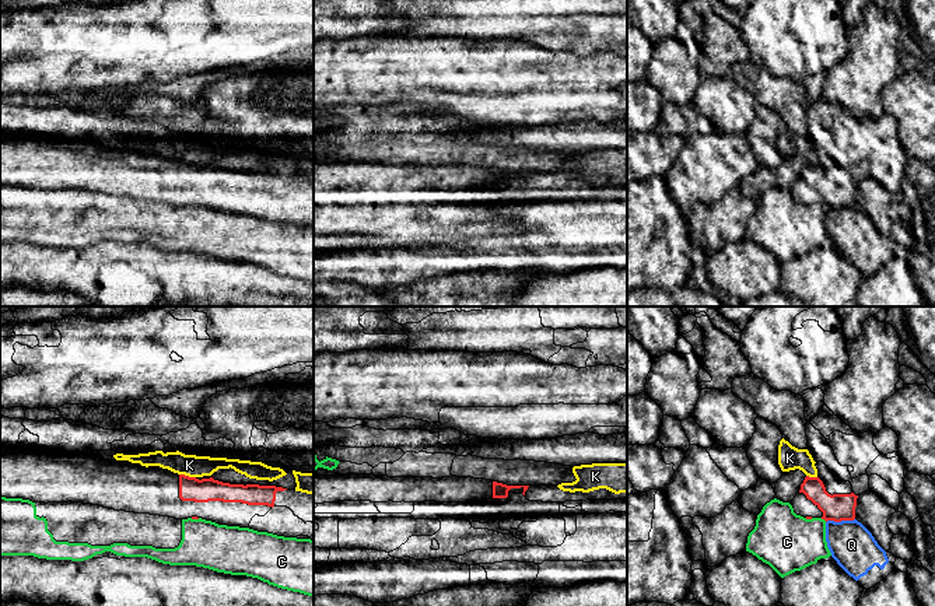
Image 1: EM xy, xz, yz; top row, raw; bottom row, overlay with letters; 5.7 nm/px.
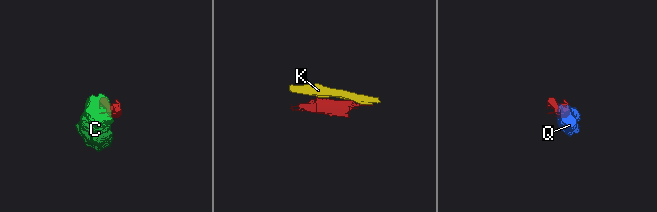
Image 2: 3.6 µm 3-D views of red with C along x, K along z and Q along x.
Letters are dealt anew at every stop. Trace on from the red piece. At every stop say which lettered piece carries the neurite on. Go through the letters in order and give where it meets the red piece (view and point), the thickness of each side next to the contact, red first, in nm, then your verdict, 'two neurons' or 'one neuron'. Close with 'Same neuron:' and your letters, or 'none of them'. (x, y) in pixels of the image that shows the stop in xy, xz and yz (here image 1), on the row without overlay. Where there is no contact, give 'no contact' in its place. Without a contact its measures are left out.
C: contact yz (823, 205); calibres 160 and 340 nm; two neurons
K: contact xy (188, 163); calibres 140 and 130 nm; two neurons
Q: contact yz (840, 207); calibres 160 and 260 nm; two neurons
Same neuron: none of them

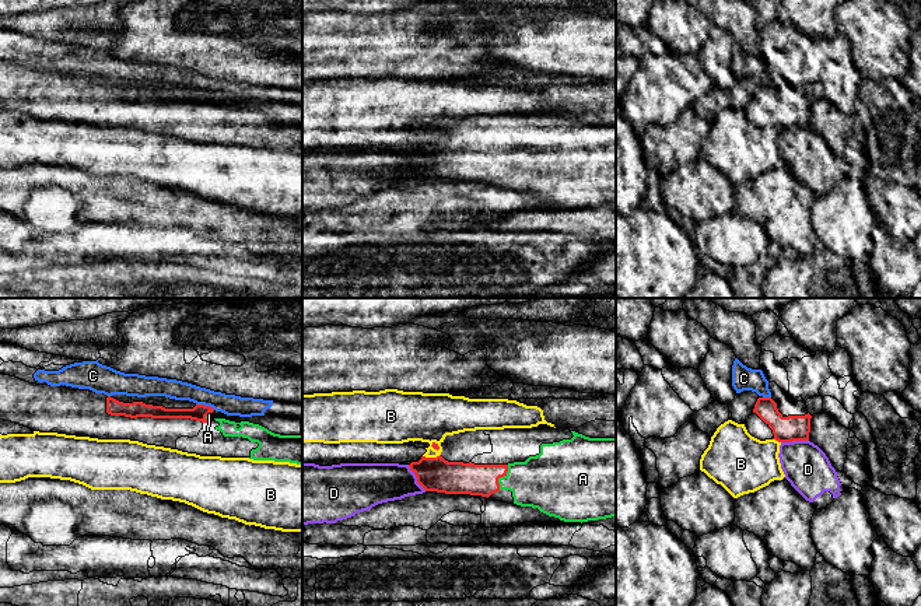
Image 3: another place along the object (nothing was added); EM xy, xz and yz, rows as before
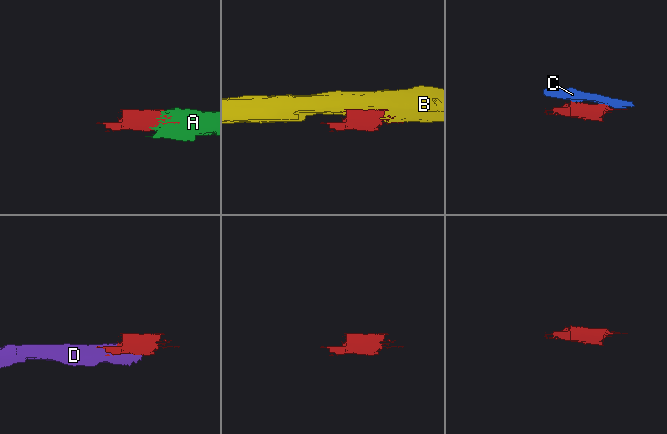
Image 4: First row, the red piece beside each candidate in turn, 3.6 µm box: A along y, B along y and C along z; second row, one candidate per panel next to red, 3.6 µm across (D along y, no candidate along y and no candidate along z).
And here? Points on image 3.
A: contact xz (501, 163); calibres 190 and 320 nm; one neuron
B: contact xz (431, 144); calibres 190 and 280 nm; two neurons
C: contact xy (206, 93); calibres 90 and 120 nm; two neurons
D: contact xz (416, 163); calibres 190 and 240 nm; two neurons
Same neuron: A

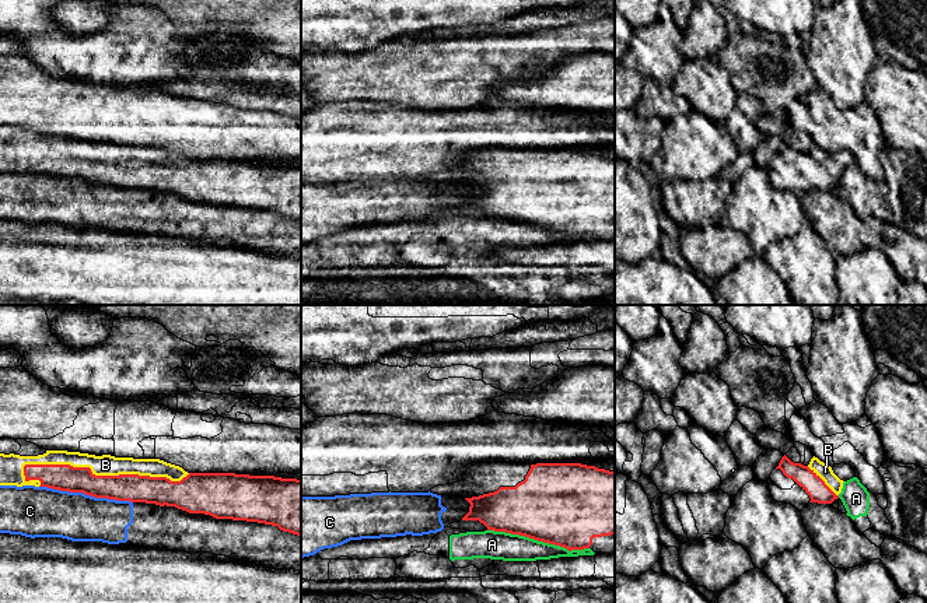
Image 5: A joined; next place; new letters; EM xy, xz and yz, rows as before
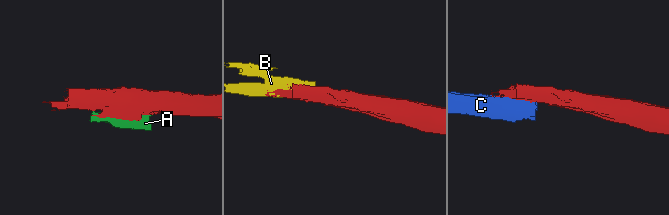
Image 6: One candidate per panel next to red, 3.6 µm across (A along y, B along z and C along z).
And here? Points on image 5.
A: contact xz (538, 227); calibres 480 and 160 nm; two neurons
B: contact xy (107, 162); calibres 160 and 120 nm; two neurons
C: contact xy (86, 181); calibres 160 and 280 nm; two neurons
Same neuron: none of them

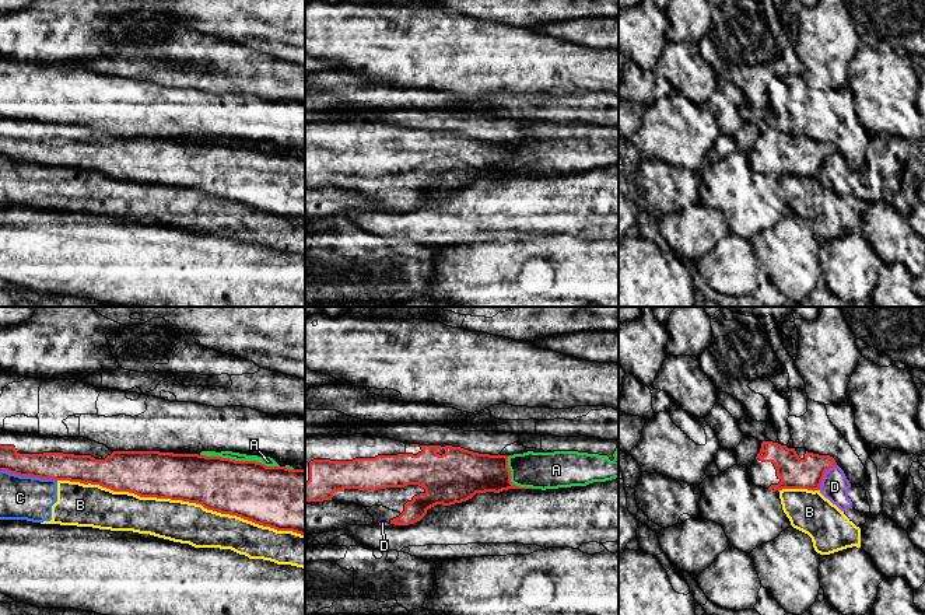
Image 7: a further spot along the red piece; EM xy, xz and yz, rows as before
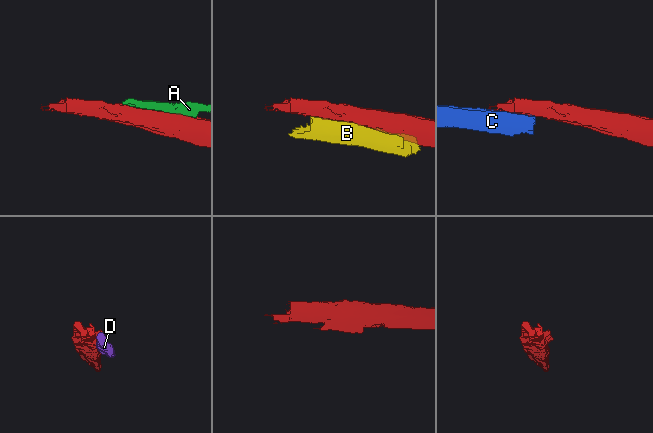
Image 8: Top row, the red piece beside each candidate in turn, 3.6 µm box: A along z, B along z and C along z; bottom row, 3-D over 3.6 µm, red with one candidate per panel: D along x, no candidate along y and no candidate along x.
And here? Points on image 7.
A: contact xy (239, 147); calibres 340 and 60 nm; two neurons
B: contact xy (181, 185); calibres 300 and 240 nm; two neurons
C: contact xy (28, 161); calibres 160 and 260 nm; two neurons
D: contact yz (823, 163); calibres 180 and 160 nm; two neurons
Same neuron: none of them

